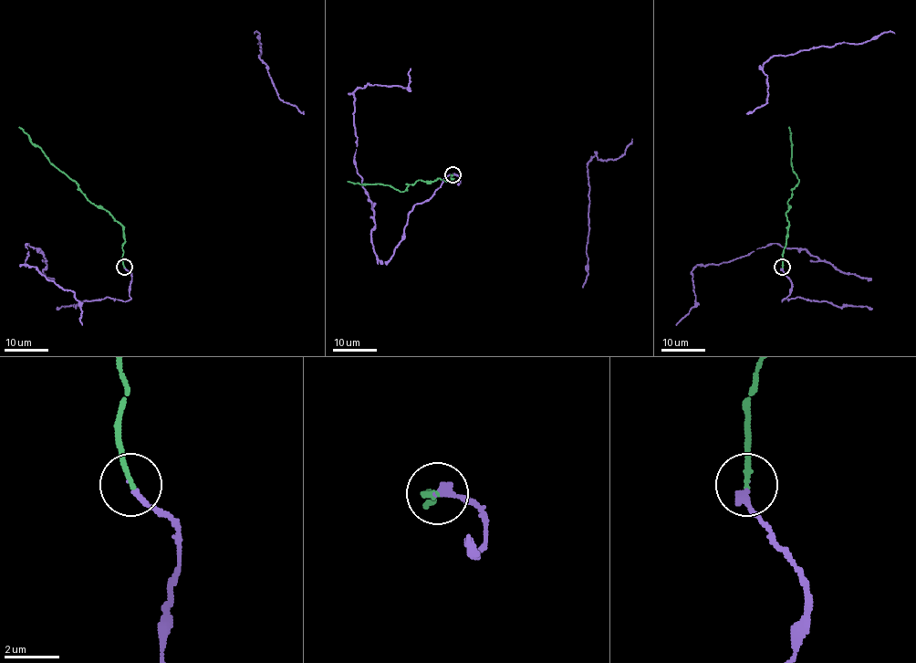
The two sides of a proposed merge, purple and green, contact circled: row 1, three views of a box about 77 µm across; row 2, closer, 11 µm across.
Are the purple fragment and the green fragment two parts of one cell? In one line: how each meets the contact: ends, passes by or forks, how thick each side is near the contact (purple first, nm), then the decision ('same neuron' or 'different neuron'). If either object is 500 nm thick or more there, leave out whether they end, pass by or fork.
purple ends there; green ends there; 140 nm thick on the purple side, 180 nm on the other; same neuron

